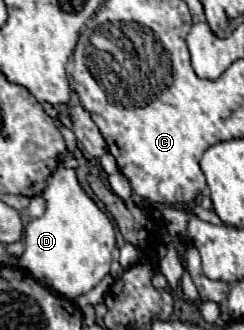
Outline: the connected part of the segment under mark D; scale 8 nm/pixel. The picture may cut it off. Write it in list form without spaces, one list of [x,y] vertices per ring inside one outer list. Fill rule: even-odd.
[[[55,169],[45,181],[41,197],[45,199],[47,209],[43,217],[31,219],[25,227],[25,253],[19,257],[19,265],[45,289],[73,299],[93,289],[109,275],[115,229],[109,217],[81,189],[73,169]]]

